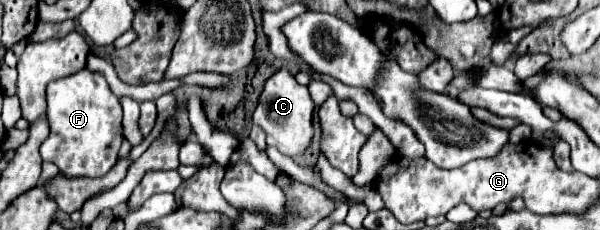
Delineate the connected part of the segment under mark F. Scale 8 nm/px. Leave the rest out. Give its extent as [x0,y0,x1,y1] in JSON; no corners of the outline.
[40,70,122,178]

